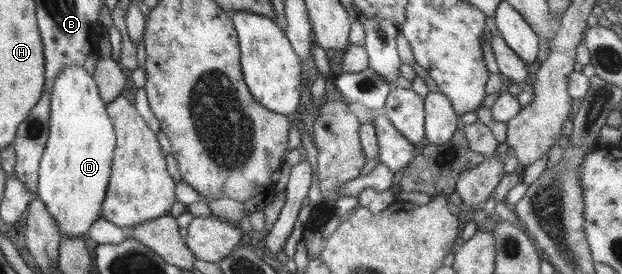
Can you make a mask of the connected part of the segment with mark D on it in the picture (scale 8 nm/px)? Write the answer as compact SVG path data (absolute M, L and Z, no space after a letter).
M65 66L56 77L50 93L49 137L39 164L37 197L46 205L57 222L62 236L87 236L101 214L109 185L112 159L117 143L115 129L107 113L107 105L99 95L93 76L82 66Z

